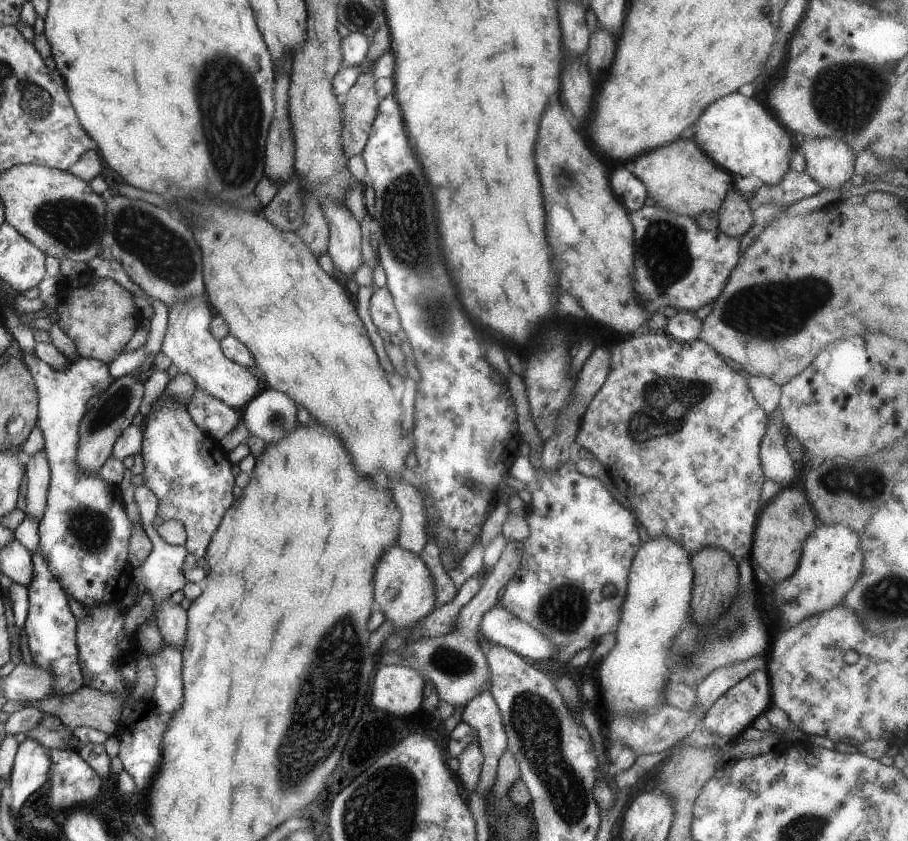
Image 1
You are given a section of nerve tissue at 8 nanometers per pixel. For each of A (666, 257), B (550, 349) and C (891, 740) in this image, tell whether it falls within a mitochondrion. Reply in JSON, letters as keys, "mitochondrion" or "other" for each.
{"A":"mitochondrion","B":"mitochondrion","C":"other"}

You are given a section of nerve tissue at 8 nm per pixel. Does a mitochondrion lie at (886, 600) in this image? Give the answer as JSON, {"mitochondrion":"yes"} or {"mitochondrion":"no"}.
{"mitochondrion":"yes"}

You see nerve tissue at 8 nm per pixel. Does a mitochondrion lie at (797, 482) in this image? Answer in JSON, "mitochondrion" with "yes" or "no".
{"mitochondrion":"no"}

